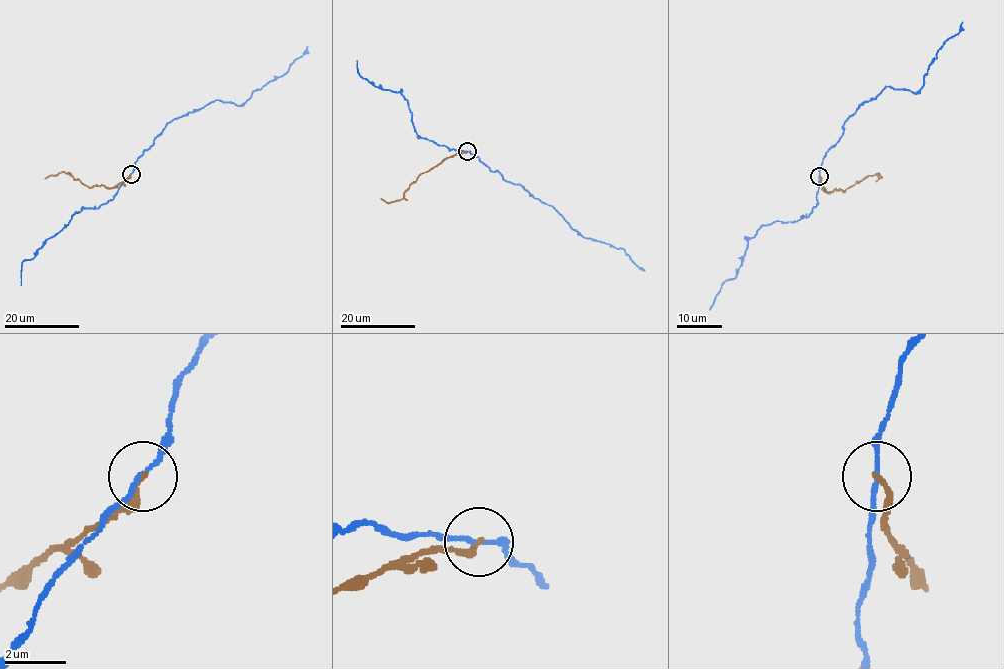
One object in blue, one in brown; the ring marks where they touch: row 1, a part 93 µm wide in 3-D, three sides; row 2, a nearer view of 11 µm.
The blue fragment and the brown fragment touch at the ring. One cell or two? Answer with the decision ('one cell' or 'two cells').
two cells

